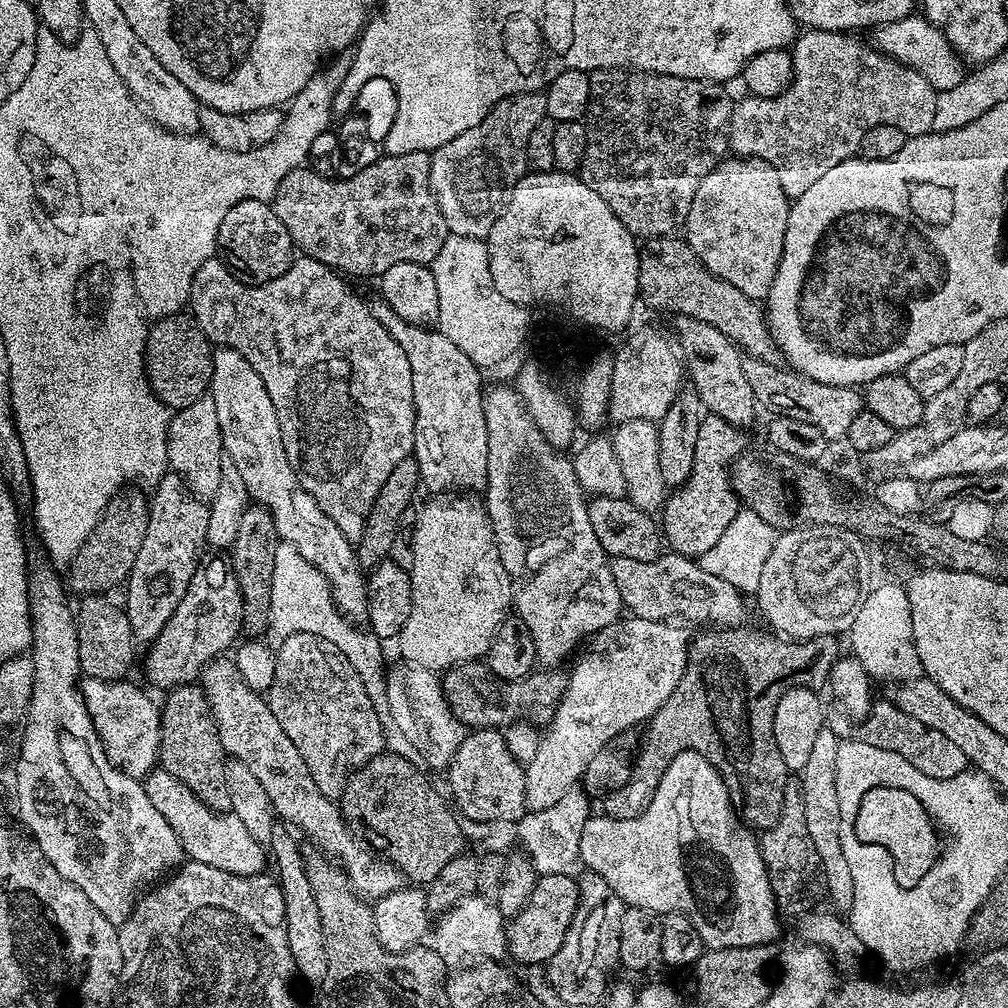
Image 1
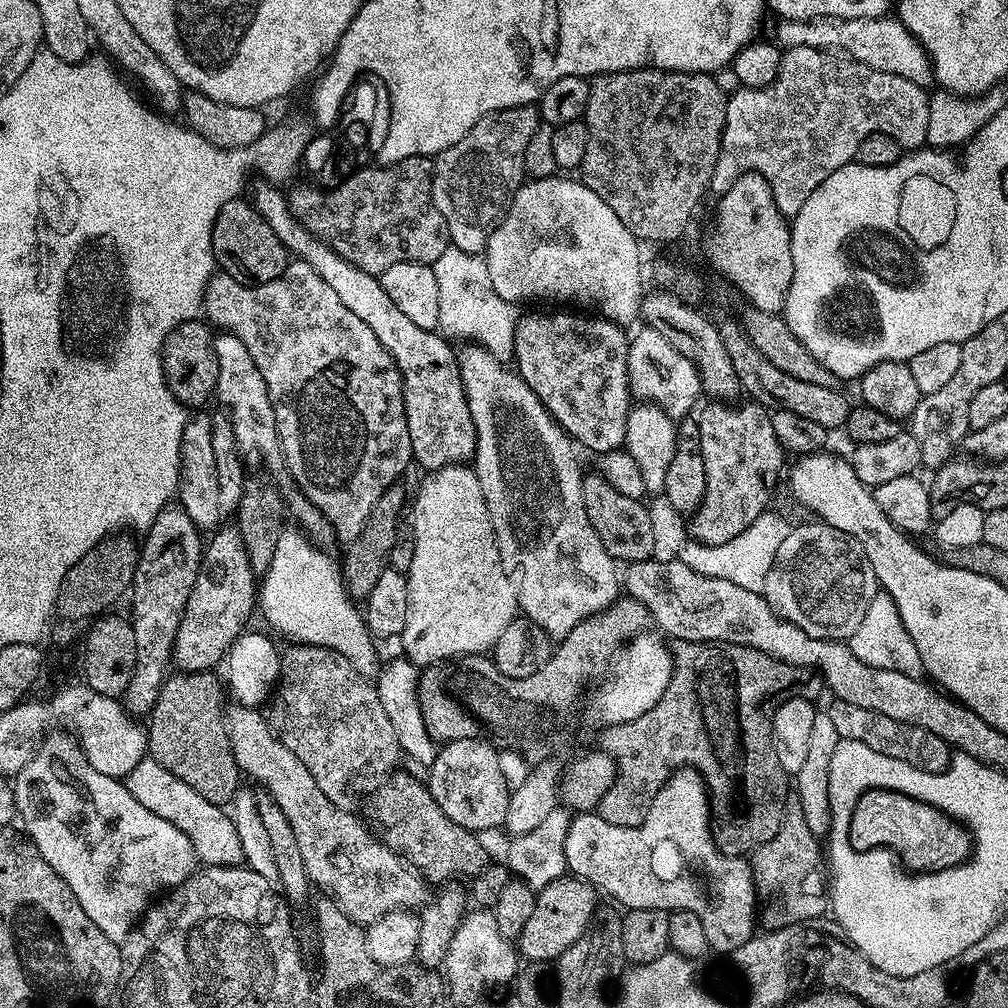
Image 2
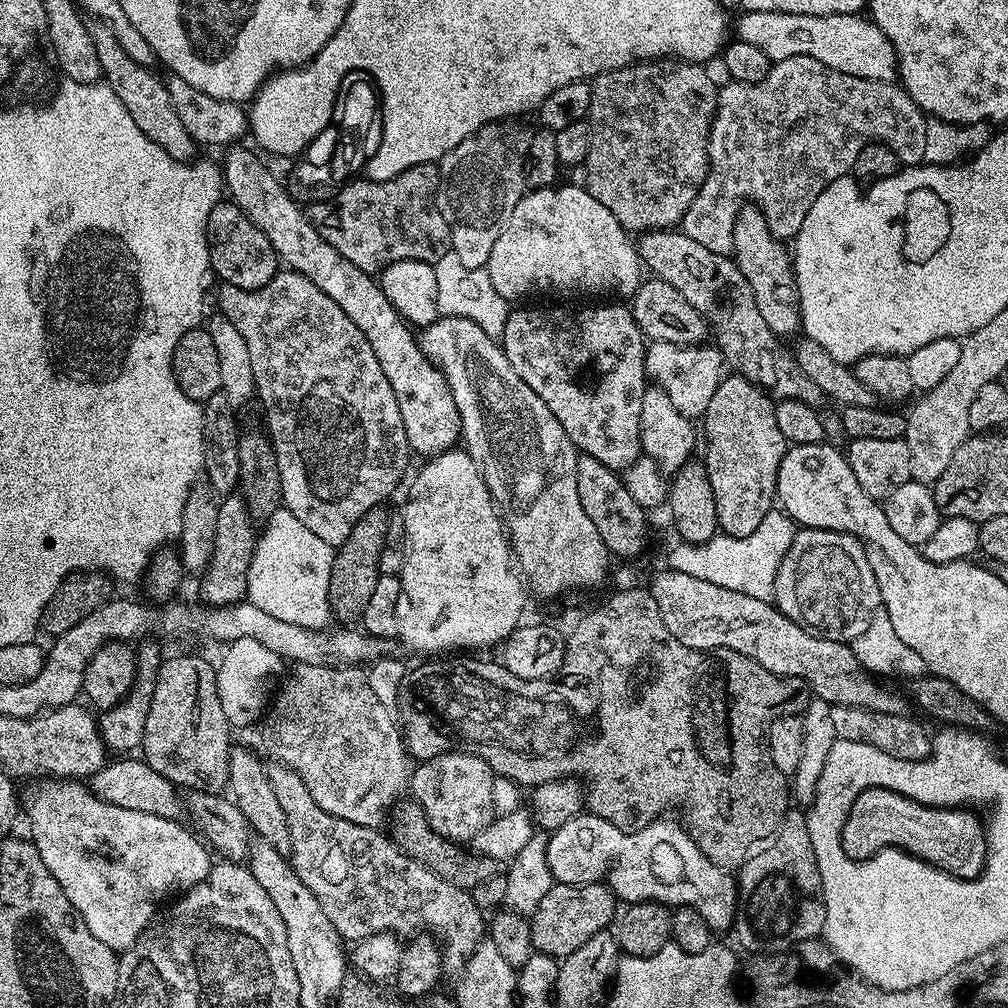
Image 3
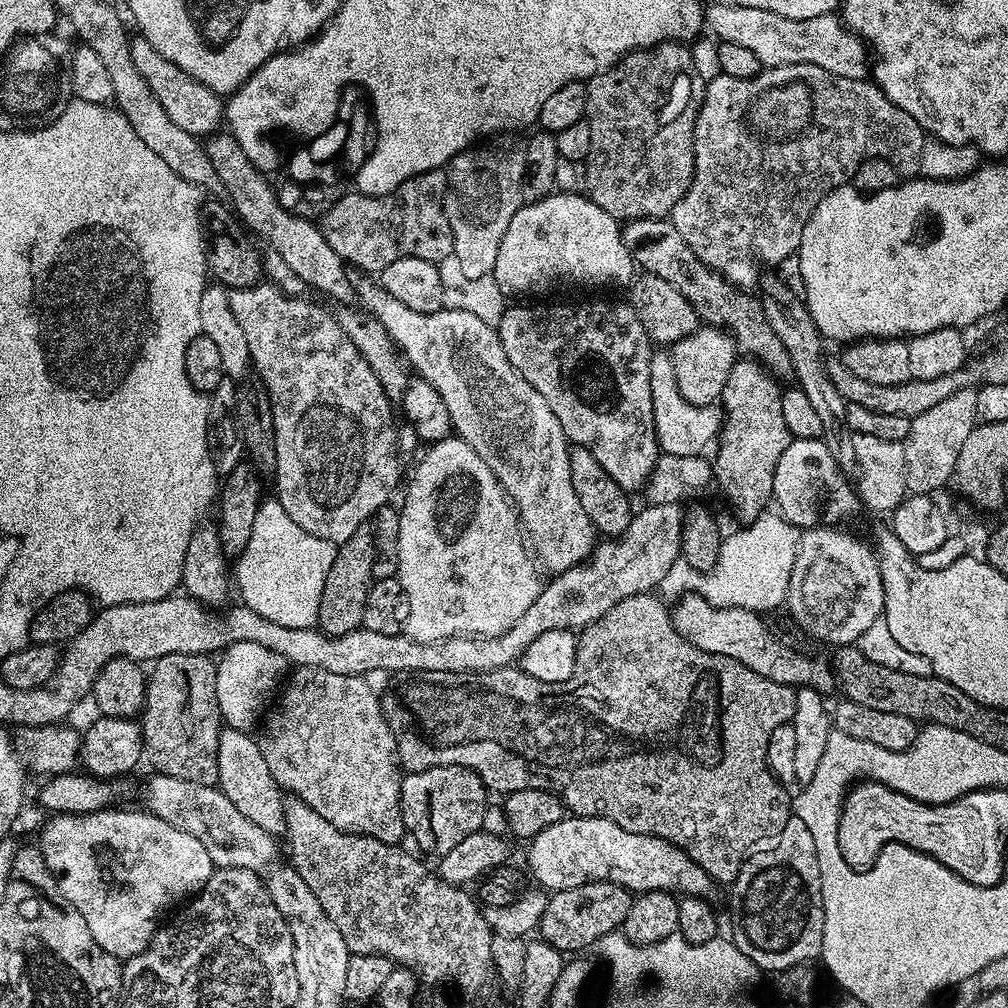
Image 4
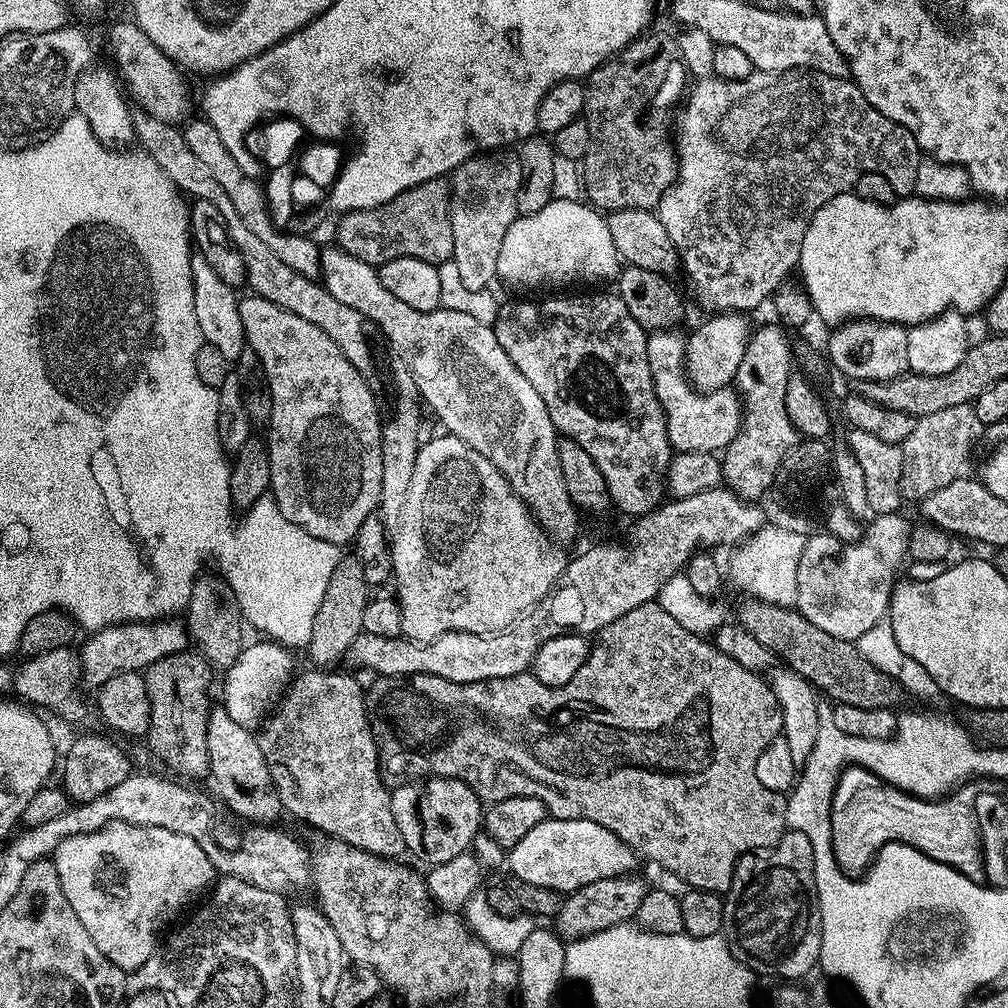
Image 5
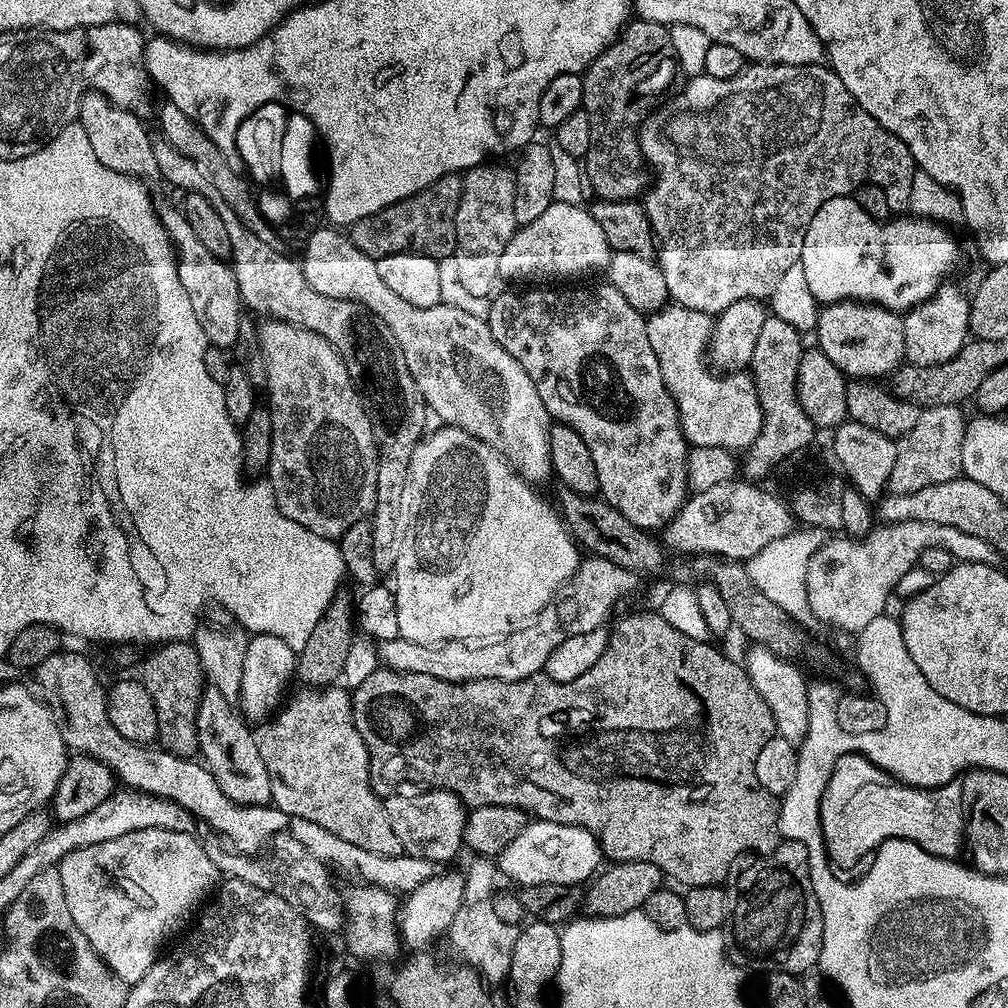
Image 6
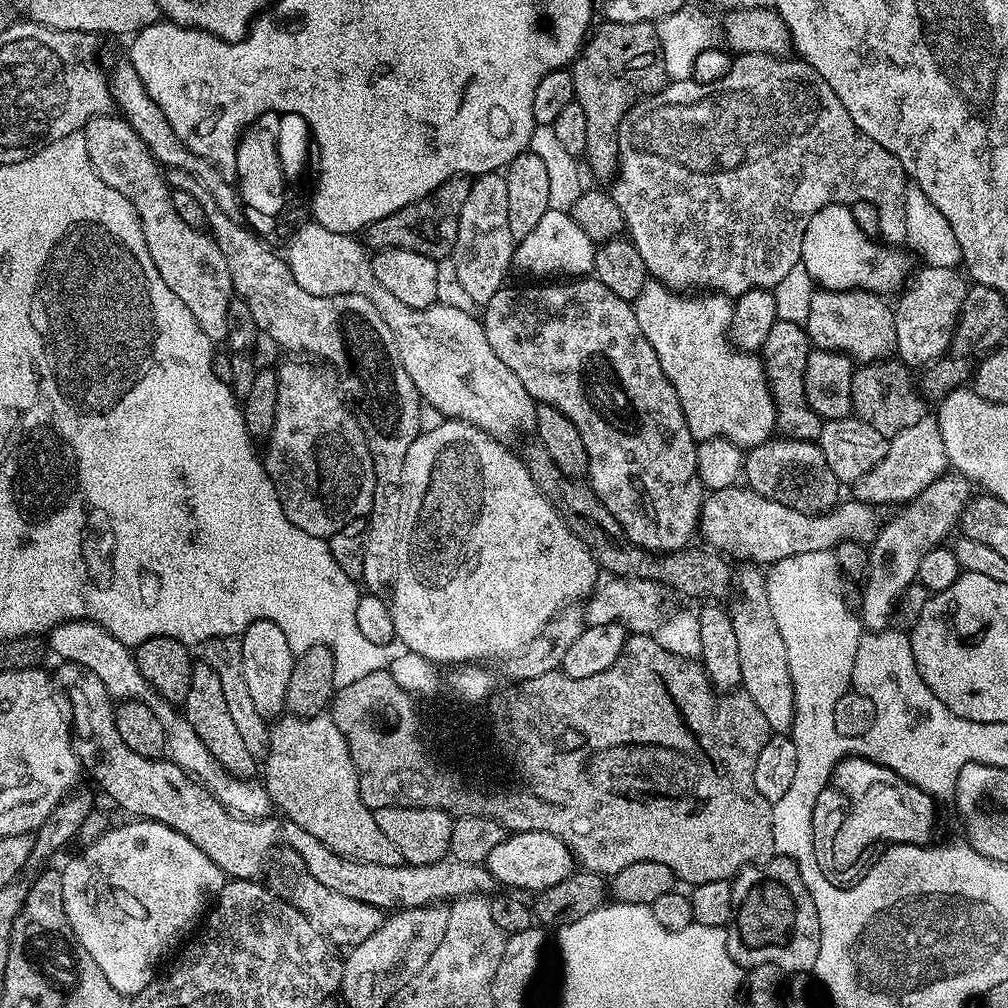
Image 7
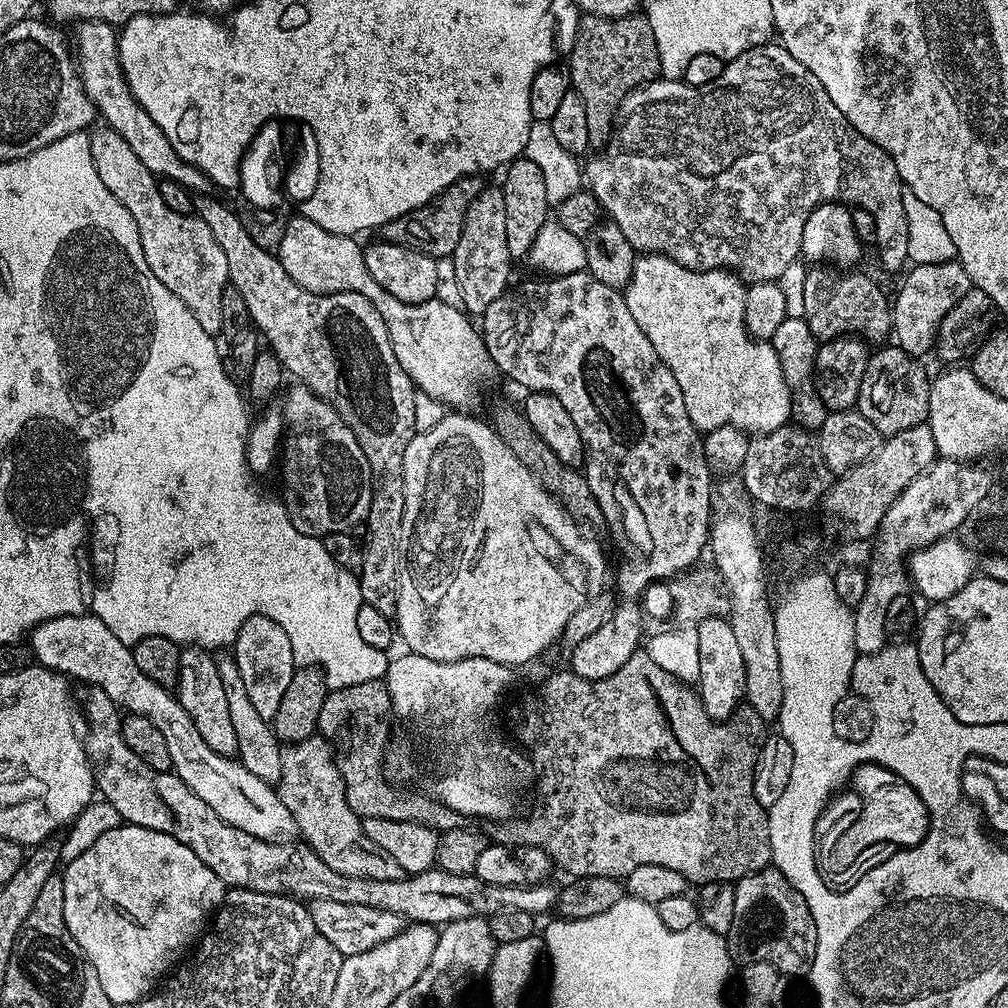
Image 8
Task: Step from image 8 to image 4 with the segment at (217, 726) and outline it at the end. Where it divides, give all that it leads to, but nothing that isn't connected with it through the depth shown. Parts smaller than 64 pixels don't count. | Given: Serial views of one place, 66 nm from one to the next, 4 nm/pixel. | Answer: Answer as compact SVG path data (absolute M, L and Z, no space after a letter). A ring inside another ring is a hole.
M227 726L221 727L218 738L218 780L220 791L230 798L230 802L234 802L234 806L238 806L244 817L250 818L250 822L266 830L266 834L277 838L287 837L285 793L274 774L270 774L270 766L266 766L266 758L262 758L255 735Z

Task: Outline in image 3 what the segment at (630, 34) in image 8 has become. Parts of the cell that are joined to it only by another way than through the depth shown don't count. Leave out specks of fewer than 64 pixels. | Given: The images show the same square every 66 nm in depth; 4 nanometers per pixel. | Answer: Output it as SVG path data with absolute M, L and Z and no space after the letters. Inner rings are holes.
M665 58L663 60L646 60L635 64L627 64L625 68L615 68L609 72L604 72L591 81L592 93L590 94L590 110L586 117L590 126L590 154L584 160L582 171L584 171L583 187L587 188L588 193L614 218L618 218L624 231L629 234L643 234L645 232L657 232L663 228L675 229L683 221L686 210L690 210L690 202L700 192L700 187L704 184L704 179L708 173L708 135L712 129L712 115L716 113L716 97L718 88L710 79L706 78L706 70L699 63L675 58Z

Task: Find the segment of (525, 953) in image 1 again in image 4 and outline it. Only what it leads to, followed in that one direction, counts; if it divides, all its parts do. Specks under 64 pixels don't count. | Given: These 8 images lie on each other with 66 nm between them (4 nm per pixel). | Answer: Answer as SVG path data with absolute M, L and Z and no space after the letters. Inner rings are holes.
M609 880L574 886L570 890L553 892L540 919L539 939L544 940L557 953L580 954L583 948L599 945L603 936L611 936L623 929L626 914L630 914L634 896L628 889Z

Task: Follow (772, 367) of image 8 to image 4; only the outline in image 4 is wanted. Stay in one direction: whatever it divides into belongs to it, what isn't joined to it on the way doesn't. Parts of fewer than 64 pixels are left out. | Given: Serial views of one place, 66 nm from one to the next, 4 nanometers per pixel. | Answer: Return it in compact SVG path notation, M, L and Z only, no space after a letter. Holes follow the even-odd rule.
M653 351L650 362L650 398L654 404L654 430L661 453L699 456L708 443L711 445L719 437L722 427L721 409L716 406L699 408L682 398L674 378L672 358L667 351Z

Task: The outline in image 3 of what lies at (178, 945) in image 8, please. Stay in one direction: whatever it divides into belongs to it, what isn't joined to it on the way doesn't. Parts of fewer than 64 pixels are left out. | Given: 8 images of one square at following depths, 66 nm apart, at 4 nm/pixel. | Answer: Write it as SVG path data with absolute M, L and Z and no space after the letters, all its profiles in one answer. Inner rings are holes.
M48 778L45 781L37 790L28 812L28 820L32 823L30 839L42 862L46 862L46 870L58 878L58 886L62 886L74 910L82 922L86 922L90 934L94 934L98 942L106 942L113 952L123 954L156 919L158 909L165 903L164 896L175 897L202 882L212 869L213 857L208 857L205 841L191 827L176 824L175 819L167 820L142 810L126 810L106 802L91 791L87 783L76 778Z

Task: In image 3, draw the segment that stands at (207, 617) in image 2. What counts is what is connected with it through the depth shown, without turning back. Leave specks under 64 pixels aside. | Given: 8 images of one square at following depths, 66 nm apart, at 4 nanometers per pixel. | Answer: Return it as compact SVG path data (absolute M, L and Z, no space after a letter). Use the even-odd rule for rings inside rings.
M228 494L217 503L214 550L200 584L201 601L209 607L239 603L248 589L248 576L253 550L258 539L247 504L240 494Z

